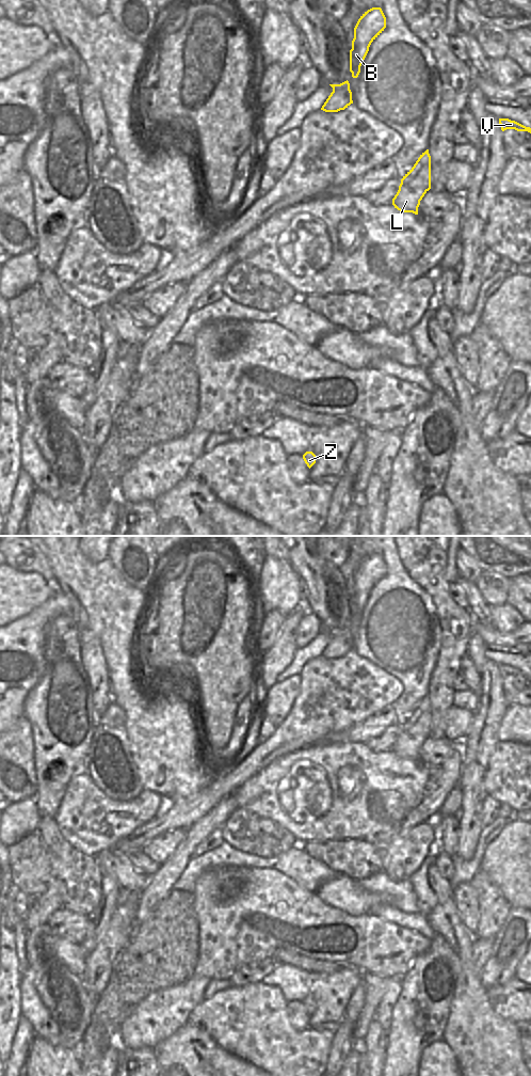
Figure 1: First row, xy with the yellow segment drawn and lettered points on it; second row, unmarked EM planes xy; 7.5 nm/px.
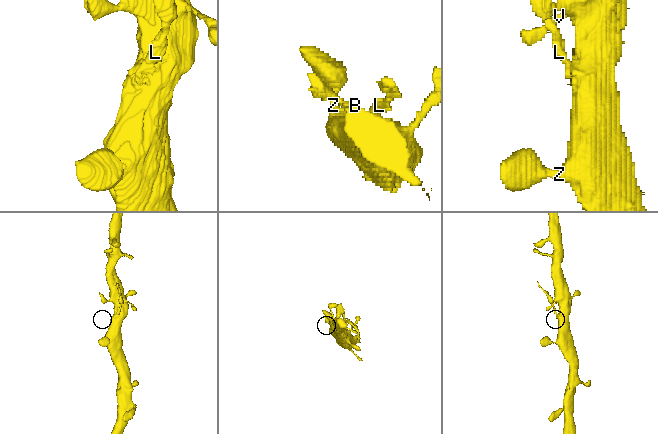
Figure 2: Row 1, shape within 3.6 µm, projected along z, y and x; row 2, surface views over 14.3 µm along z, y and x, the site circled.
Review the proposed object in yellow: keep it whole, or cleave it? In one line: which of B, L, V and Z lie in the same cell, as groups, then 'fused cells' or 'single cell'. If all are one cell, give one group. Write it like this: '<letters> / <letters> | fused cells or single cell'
B L V Z | single cell

